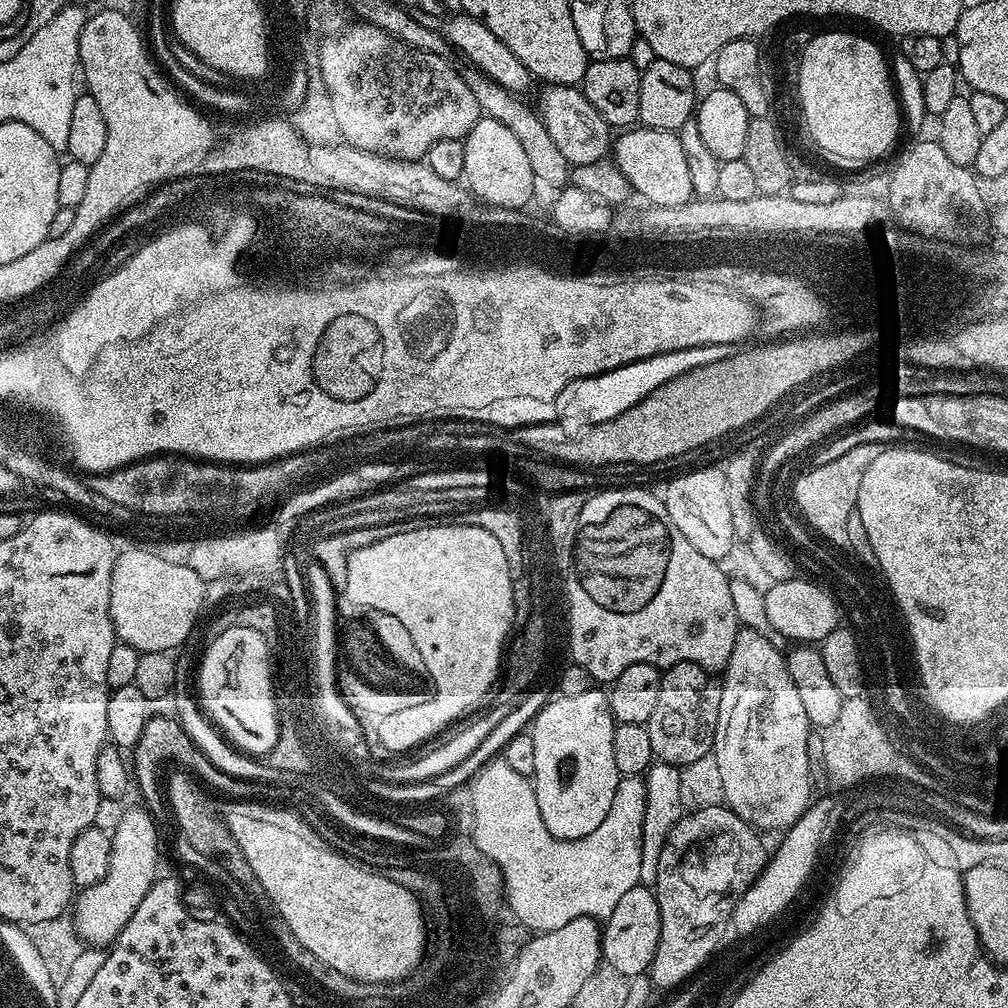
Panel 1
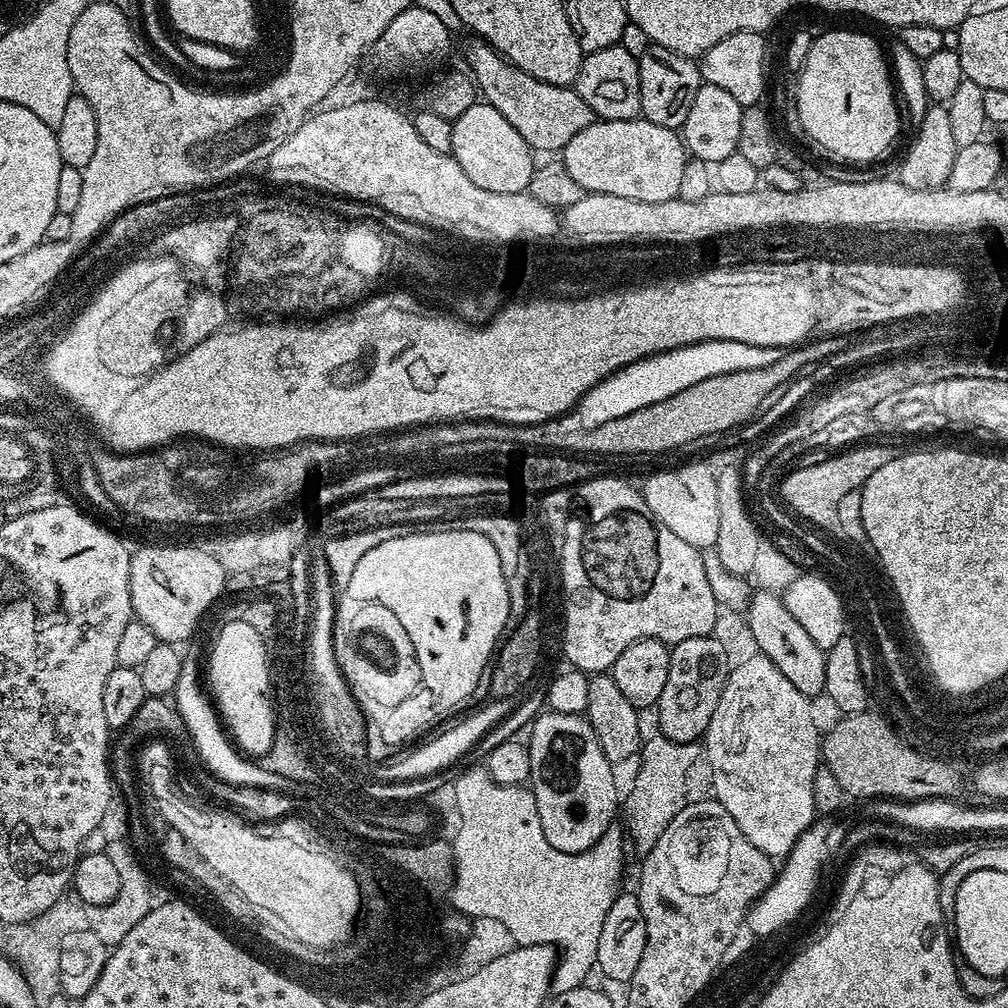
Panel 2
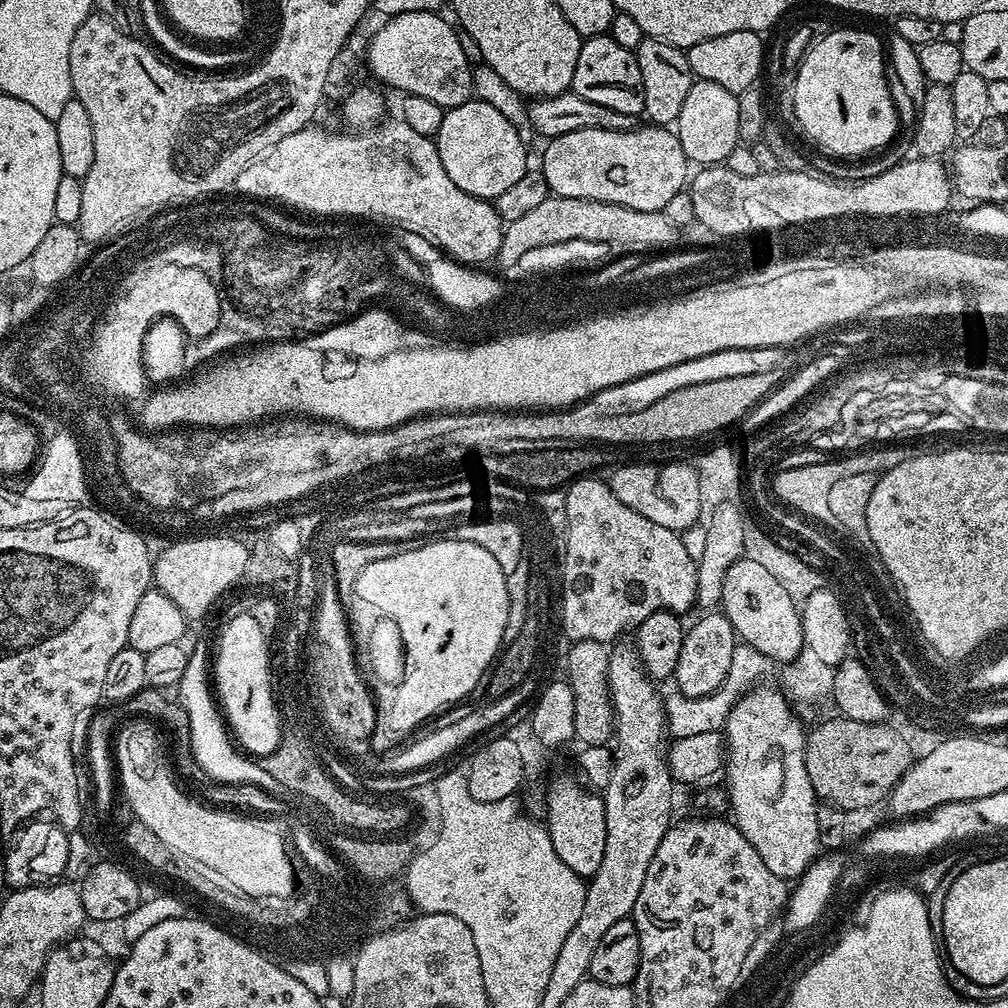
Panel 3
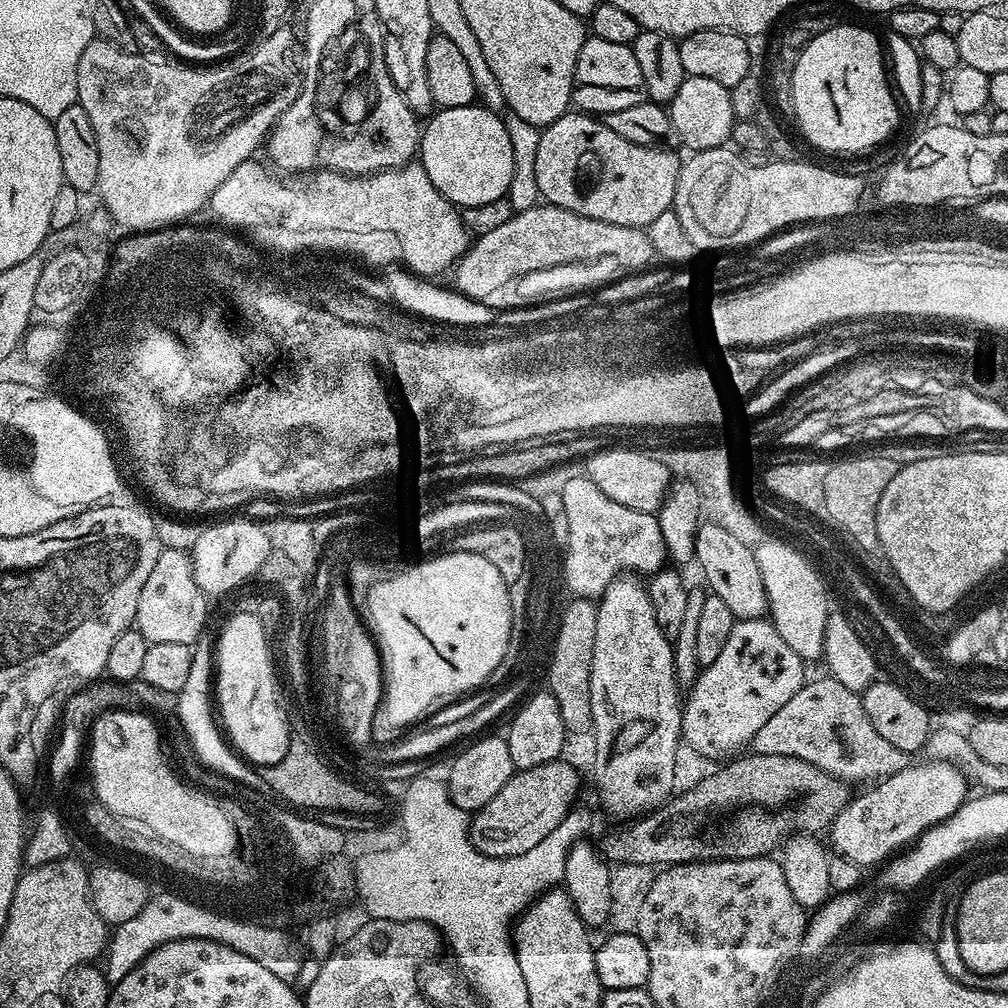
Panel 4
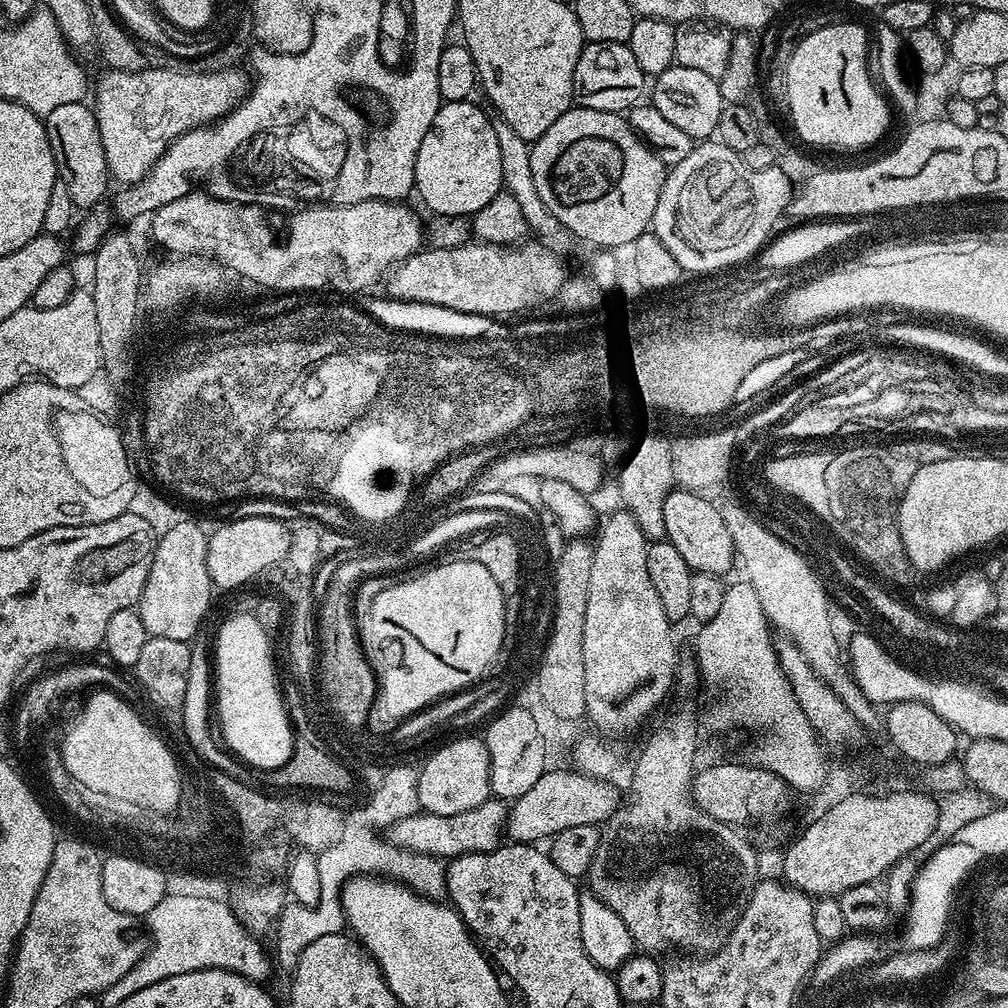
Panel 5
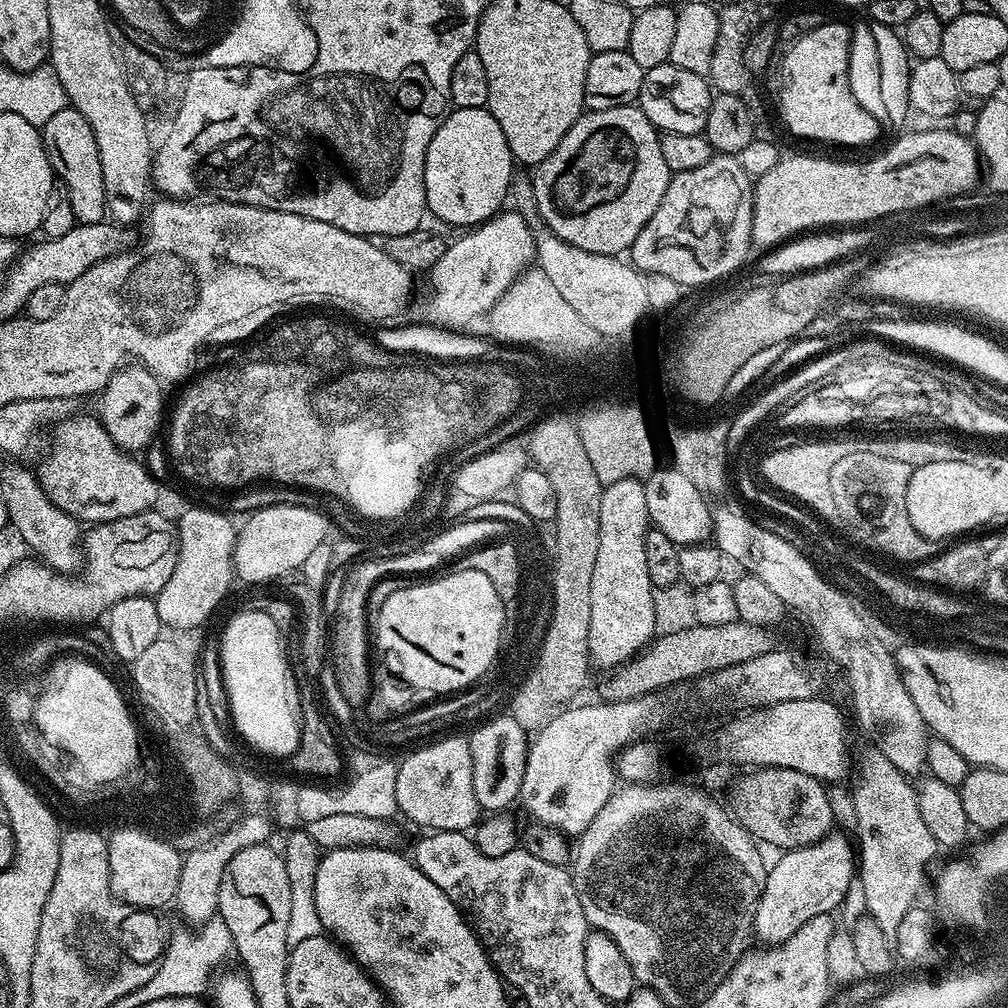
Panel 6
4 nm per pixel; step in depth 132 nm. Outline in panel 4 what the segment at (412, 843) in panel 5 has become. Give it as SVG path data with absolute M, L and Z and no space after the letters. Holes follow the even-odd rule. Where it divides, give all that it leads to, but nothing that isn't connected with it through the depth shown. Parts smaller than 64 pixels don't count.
M561 759L519 769L486 806L473 813L469 821L469 840L488 857L524 854L538 846L568 816L578 794L580 778L580 772Z

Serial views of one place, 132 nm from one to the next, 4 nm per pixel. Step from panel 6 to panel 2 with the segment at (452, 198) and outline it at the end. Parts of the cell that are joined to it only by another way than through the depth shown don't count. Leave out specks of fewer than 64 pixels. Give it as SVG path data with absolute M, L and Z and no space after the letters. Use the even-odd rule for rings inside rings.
M475 102L456 120L451 121L453 128L453 142L451 155L455 156L458 166L466 170L470 182L482 186L482 190L494 190L498 194L514 194L515 192L525 191L531 182L534 171L534 153L528 144L494 110L494 106L483 102Z

